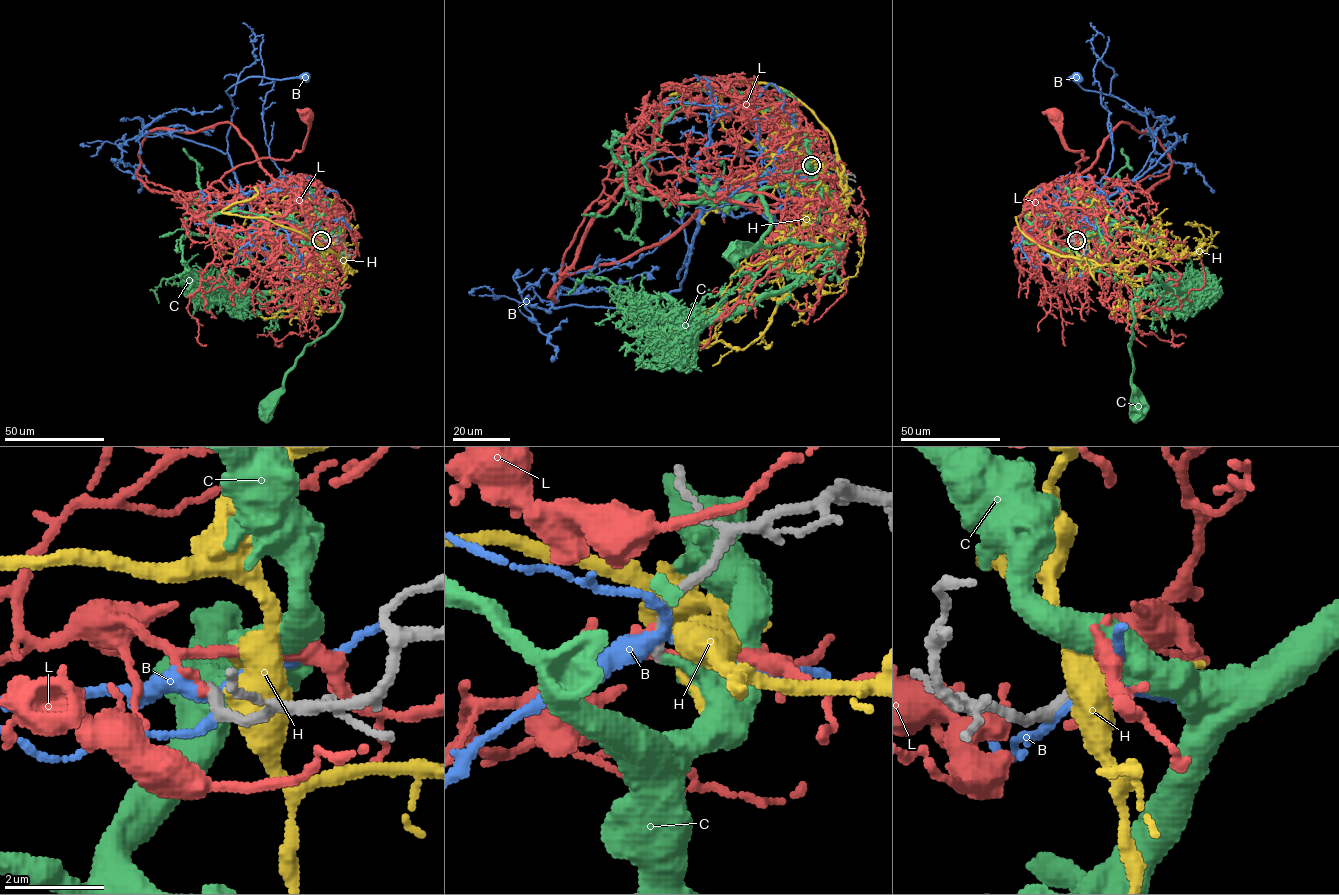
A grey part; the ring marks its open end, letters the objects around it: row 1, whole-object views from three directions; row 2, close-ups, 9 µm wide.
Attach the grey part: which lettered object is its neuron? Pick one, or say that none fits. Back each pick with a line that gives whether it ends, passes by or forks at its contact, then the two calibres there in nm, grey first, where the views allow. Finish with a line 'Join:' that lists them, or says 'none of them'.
Join: none of them

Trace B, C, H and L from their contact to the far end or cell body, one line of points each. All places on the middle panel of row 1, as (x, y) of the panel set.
B: (811, 163), (716, 192), (677, 278), (688, 246), (676, 197), (684, 171), (728, 155), (770, 154), (789, 167)
C: (811, 165), (808, 180), (733, 200), (765, 206), (761, 251), (792, 285), (842, 245), (735, 249)
H: (811, 163), (844, 173), (853, 192), (816, 267), (765, 330), (744, 349), (669, 335), (664, 358), (657, 329)
L: (811, 163), (784, 176), (721, 186), (669, 172), (711, 165), (737, 182), (767, 176), (783, 166), (792, 133)

